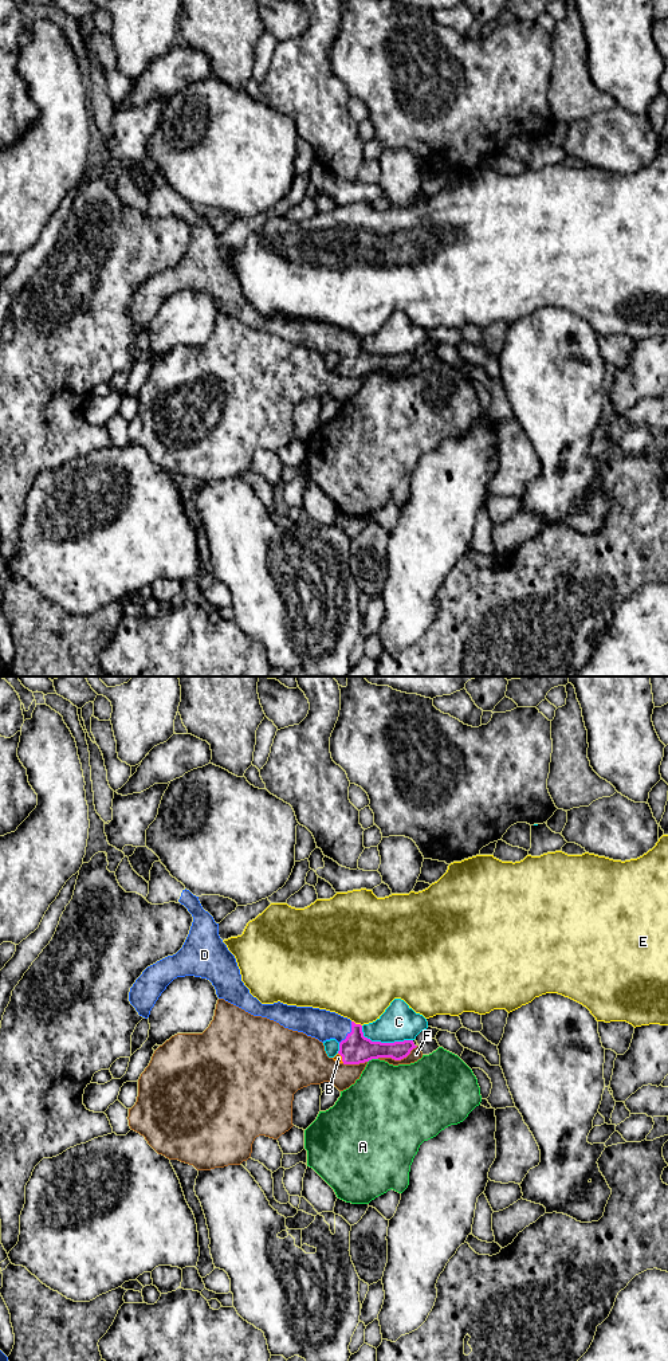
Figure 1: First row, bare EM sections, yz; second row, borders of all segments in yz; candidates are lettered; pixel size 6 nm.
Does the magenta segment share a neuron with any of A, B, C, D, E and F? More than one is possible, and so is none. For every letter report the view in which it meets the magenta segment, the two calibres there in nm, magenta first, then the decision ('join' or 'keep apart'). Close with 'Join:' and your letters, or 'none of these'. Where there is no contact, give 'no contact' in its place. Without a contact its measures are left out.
A: contact in yz; calibres 180 and 400 nm; keep apart
B: contact in yz; calibres 180 and 50 nm; join
C: contact in yz; calibres 180 and 220 nm; keep apart
D: contact in yz; calibres 180 and 180 nm; join
E: contact in yz; calibres 180 and 440 nm; keep apart
F: contact in yz; calibres 170 and 70 nm; keep apart
Join: B, D

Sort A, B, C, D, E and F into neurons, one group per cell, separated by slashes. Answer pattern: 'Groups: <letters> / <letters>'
Groups: A / B D / C / E / F

